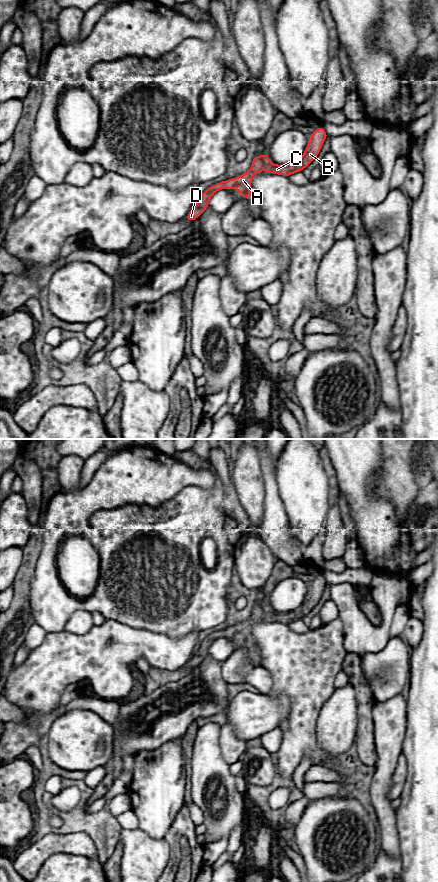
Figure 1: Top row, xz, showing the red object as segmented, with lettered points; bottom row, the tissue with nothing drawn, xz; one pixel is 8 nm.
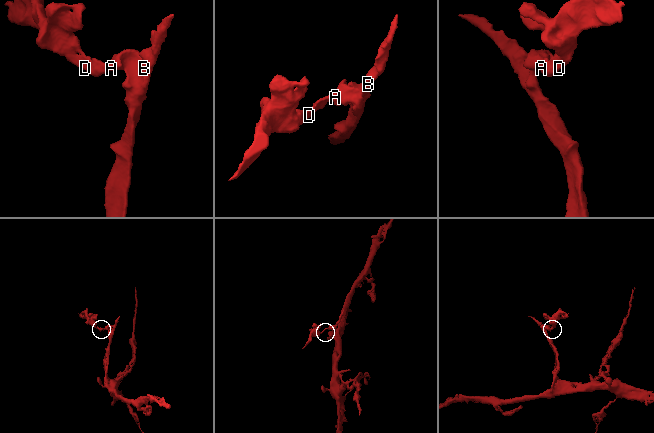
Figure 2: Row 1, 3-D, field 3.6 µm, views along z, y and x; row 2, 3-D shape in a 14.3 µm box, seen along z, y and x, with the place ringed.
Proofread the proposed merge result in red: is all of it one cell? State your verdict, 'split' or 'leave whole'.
leave whole

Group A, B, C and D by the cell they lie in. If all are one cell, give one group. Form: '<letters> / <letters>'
A B C D

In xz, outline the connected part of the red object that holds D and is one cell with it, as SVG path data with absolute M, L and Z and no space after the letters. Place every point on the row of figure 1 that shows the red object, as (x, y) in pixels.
M323 126L318 127L308 139L308 144L302 157L296 162L288 165L282 166L271 163L267 153L264 153L261 156L254 156L251 168L245 174L214 184L204 193L200 194L197 203L185 217L185 220L194 221L197 219L206 209L208 209L210 198L220 189L230 190L235 188L240 192L240 196L251 199L251 180L260 171L267 171L272 174L279 174L286 177L302 171L320 153L322 145L327 137L328 135Z

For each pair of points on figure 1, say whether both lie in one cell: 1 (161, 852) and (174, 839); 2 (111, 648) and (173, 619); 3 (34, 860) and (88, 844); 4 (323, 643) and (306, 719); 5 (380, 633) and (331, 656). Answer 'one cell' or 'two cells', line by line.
1: two cells
2: two cells
3: one cell
4: one cell
5: two cells

